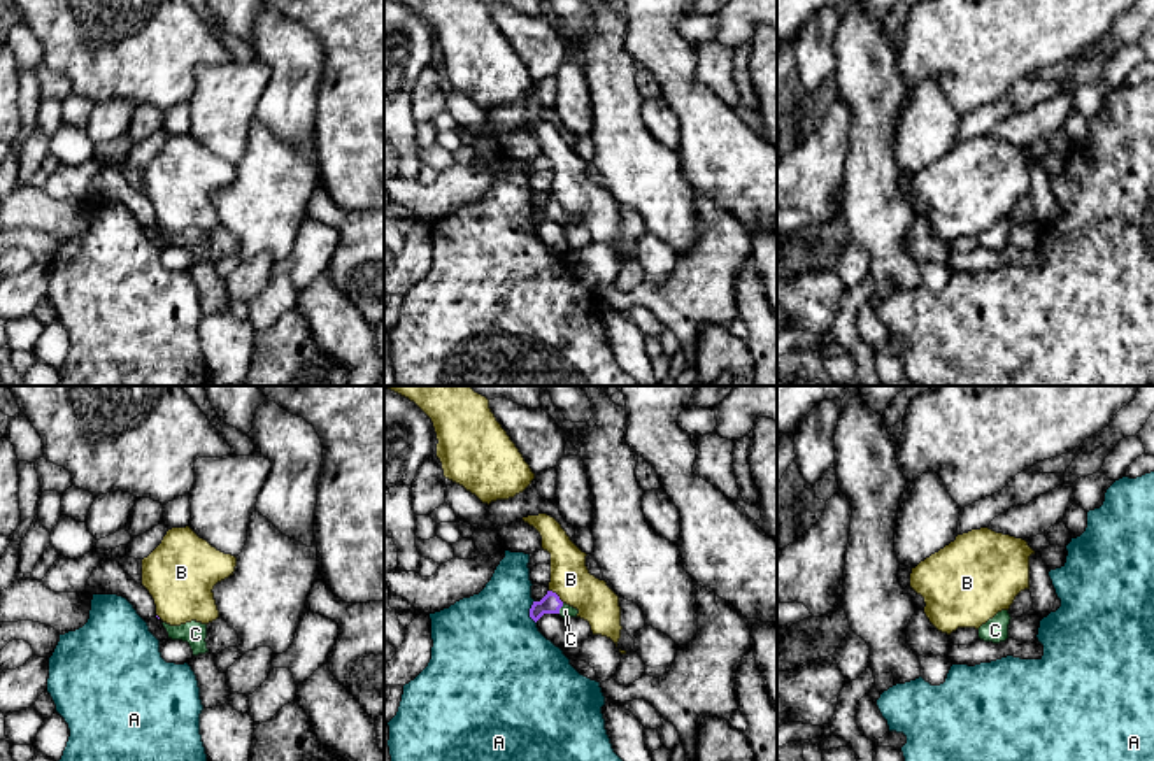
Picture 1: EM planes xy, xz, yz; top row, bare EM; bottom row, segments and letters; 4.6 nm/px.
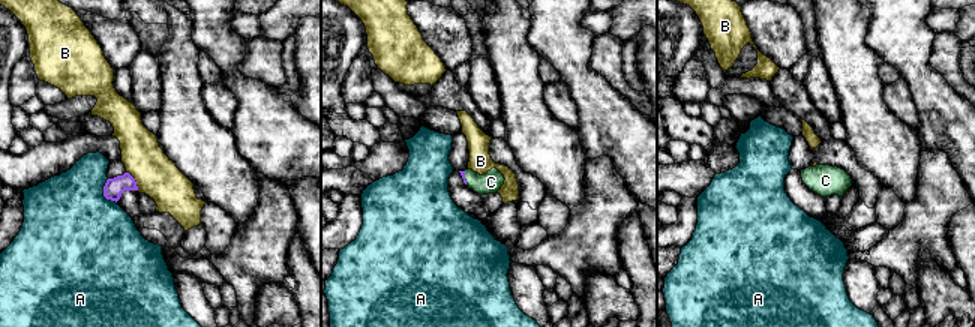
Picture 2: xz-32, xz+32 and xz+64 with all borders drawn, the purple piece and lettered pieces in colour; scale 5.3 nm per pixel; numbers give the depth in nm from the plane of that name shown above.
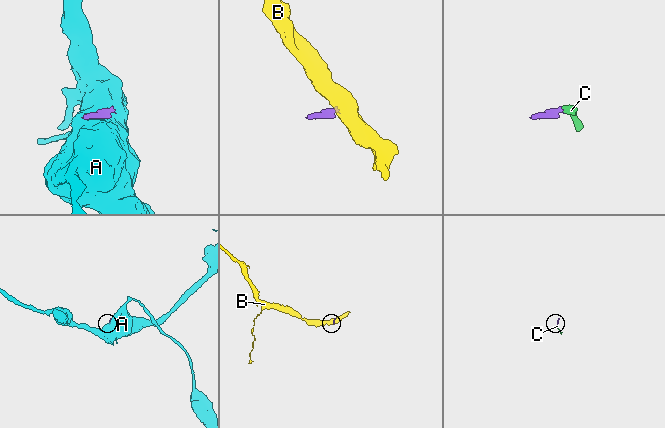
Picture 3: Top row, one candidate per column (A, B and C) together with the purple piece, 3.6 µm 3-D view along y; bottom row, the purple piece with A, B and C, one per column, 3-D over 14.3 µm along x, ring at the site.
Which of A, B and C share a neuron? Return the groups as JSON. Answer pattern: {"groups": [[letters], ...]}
{"groups": [["A"], ["B"], ["C"]]}

